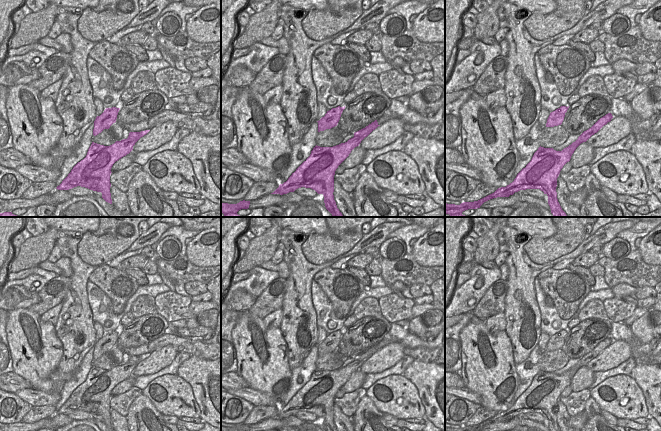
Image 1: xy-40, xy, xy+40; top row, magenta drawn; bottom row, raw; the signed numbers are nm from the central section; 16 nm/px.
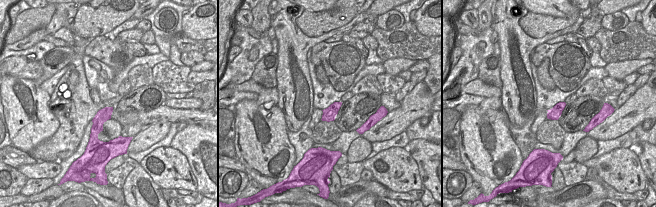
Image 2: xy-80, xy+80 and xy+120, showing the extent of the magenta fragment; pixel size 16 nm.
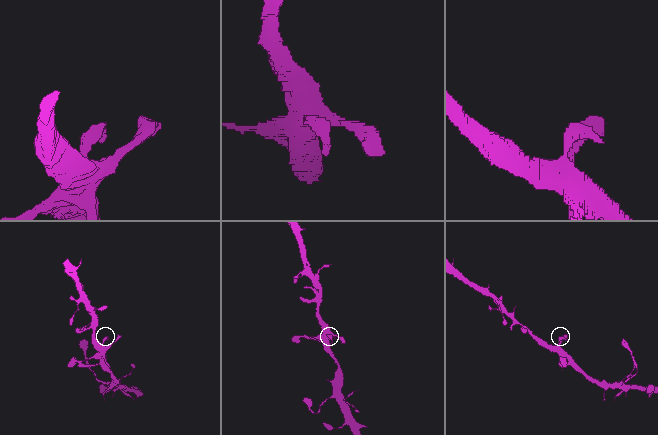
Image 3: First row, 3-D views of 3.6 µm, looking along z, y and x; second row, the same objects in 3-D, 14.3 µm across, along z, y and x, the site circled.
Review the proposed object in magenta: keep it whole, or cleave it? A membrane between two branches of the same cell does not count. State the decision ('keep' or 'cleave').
keep

